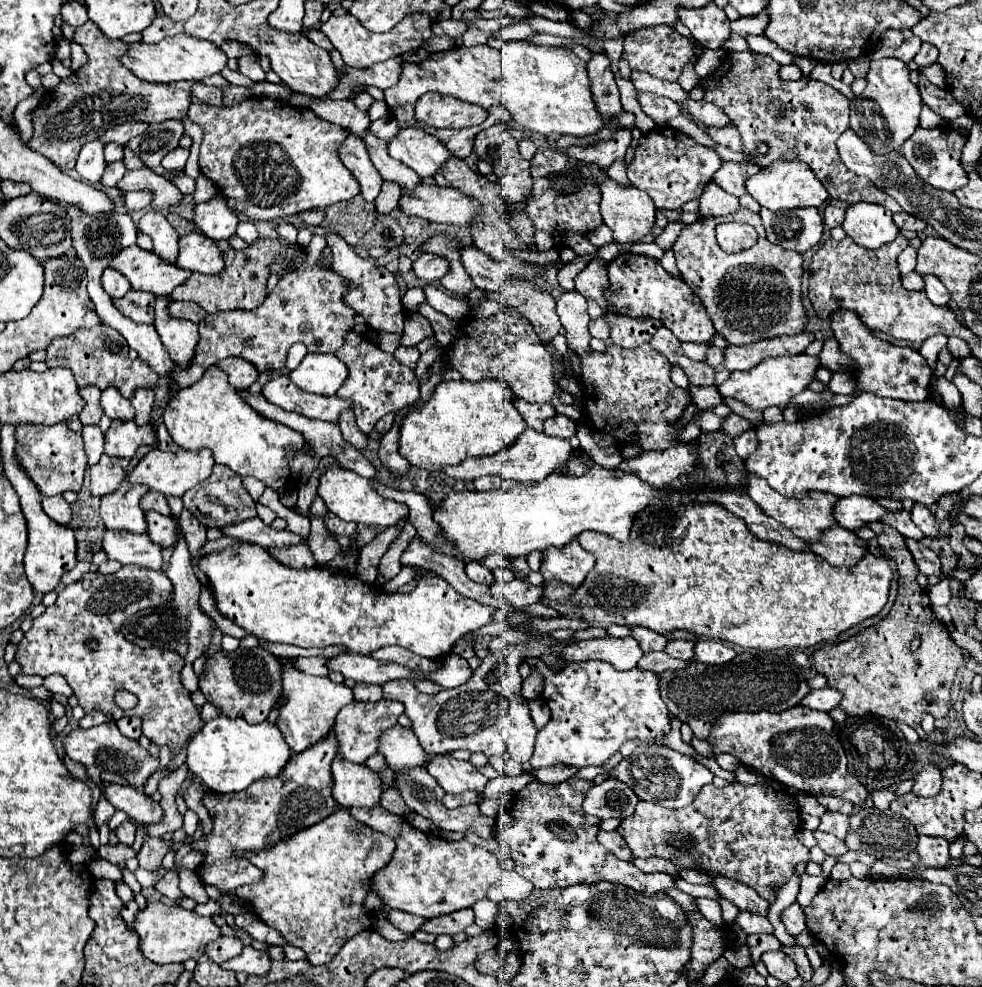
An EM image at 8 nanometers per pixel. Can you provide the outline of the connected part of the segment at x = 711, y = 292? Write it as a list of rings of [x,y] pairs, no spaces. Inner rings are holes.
[[[741,208],[719,218],[699,218],[683,228],[673,244],[673,252],[681,276],[701,298],[715,330],[729,344],[751,344],[765,338],[797,336],[805,332],[807,310],[801,302],[803,256],[771,244],[765,238],[765,226],[759,214]],[[733,220],[751,224],[759,238],[755,246],[739,254],[725,254],[715,242],[715,226]]]

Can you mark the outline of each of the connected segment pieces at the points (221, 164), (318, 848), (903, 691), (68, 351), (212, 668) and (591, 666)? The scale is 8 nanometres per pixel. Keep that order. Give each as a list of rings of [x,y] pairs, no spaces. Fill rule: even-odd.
[[[247,98],[231,108],[193,102],[187,116],[203,130],[199,154],[201,174],[213,180],[225,198],[233,198],[235,210],[251,222],[277,220],[303,210],[319,210],[359,194],[359,182],[339,158],[339,148],[349,136],[349,130],[319,118],[311,110],[297,110],[297,106],[281,100]]]
[[[339,808],[337,812],[327,816],[323,822],[293,834],[285,842],[275,844],[271,850],[249,854],[247,858],[257,868],[263,870],[265,878],[259,884],[241,886],[237,890],[237,896],[251,902],[255,914],[265,924],[277,928],[293,946],[299,946],[301,950],[305,950],[307,960],[311,964],[327,964],[349,938],[373,926],[373,914],[363,906],[363,902],[367,898],[369,882],[373,874],[377,874],[377,870],[385,868],[391,862],[393,852],[395,852],[395,842],[391,838],[379,834],[371,826],[357,822],[349,814],[349,810]]]
[[[873,522],[869,524],[877,534],[879,546],[895,560],[899,570],[899,592],[891,612],[875,626],[851,636],[849,640],[819,648],[813,654],[813,666],[819,674],[827,678],[827,686],[841,690],[843,698],[839,708],[849,716],[875,714],[891,720],[901,720],[911,728],[921,724],[923,714],[931,712],[933,718],[945,718],[951,710],[951,686],[959,666],[965,662],[963,650],[953,642],[945,624],[935,618],[929,594],[917,584],[919,568],[905,546],[905,536],[895,528]],[[919,636],[921,646],[917,652],[911,652],[911,642]],[[925,696],[937,696],[933,704]]]
[[[109,326],[77,330],[67,338],[55,338],[47,348],[47,364],[51,368],[69,368],[79,388],[97,386],[99,390],[107,390],[113,386],[121,392],[123,398],[131,398],[135,390],[141,388],[155,388],[159,380],[145,362],[129,358],[129,346],[125,346],[125,338],[121,338],[121,334],[117,334],[117,330]]]
[[[237,648],[231,654],[217,652],[207,658],[205,670],[199,678],[199,690],[205,694],[207,702],[219,708],[229,718],[243,718],[251,724],[265,722],[269,712],[279,704],[283,696],[281,686],[281,664],[279,660],[263,648]]]
[[[527,658],[525,664],[531,670],[537,670],[543,676],[545,688],[543,688],[541,698],[551,708],[551,720],[537,734],[535,752],[533,752],[533,758],[531,758],[531,766],[535,770],[545,768],[545,766],[555,766],[555,764],[577,766],[577,768],[581,768],[581,766],[601,766],[609,756],[619,752],[619,748],[627,740],[641,740],[643,744],[661,744],[661,740],[671,730],[669,710],[659,696],[659,690],[657,690],[659,678],[653,672],[641,672],[641,670],[635,670],[635,668],[619,672],[611,664],[599,662],[599,660],[571,662],[571,664],[565,664],[559,672],[553,672],[541,658]]]

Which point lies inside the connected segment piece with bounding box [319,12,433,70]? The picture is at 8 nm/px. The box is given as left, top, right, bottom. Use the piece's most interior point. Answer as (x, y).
(360, 48)

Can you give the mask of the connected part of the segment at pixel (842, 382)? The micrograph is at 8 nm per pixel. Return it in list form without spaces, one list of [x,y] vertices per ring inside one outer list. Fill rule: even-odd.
[[[833,372],[833,378],[827,386],[835,394],[853,394],[855,392],[855,378],[851,372]]]

